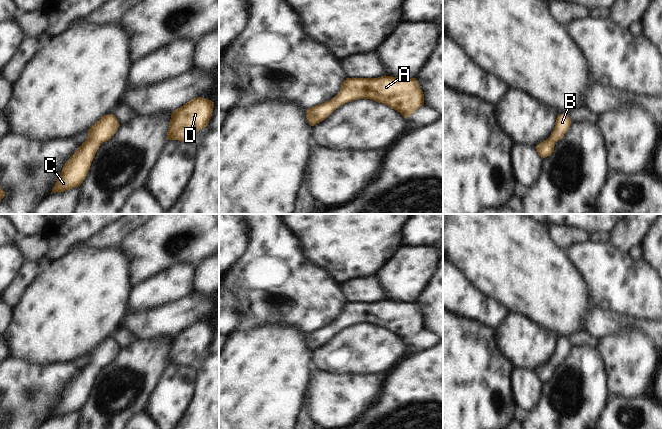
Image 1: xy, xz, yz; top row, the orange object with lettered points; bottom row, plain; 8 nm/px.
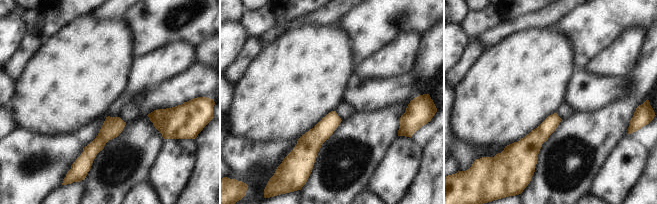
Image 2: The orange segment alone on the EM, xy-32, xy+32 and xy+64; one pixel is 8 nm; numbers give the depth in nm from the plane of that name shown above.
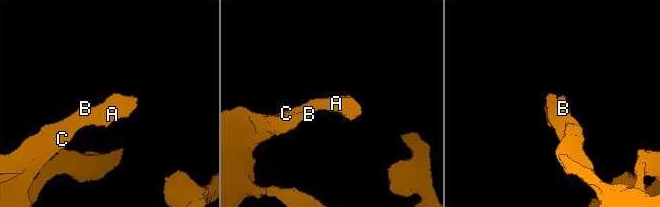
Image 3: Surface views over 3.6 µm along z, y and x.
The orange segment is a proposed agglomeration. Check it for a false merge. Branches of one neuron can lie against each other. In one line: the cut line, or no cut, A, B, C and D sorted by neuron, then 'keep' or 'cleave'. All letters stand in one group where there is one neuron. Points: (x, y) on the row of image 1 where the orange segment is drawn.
no cut; A B C D; keep

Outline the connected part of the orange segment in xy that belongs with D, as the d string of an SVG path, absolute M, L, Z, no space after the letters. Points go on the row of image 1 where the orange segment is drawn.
M204 97L194 98L171 114L168 140L189 141L211 119L214 102Z

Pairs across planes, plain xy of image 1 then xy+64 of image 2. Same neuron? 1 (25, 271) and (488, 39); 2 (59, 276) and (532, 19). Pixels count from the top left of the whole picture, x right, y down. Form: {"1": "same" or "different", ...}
{"1": "different", "2": "different"}

